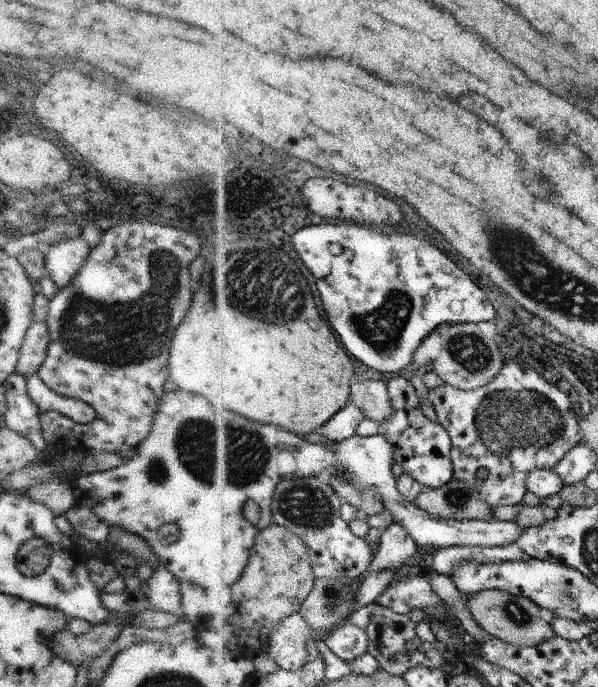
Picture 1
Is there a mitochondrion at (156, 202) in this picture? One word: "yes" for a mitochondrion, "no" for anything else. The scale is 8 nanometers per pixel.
no

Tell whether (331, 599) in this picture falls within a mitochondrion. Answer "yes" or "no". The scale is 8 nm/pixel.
yes

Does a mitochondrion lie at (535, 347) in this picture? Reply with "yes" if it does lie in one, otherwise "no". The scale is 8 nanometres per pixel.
no

